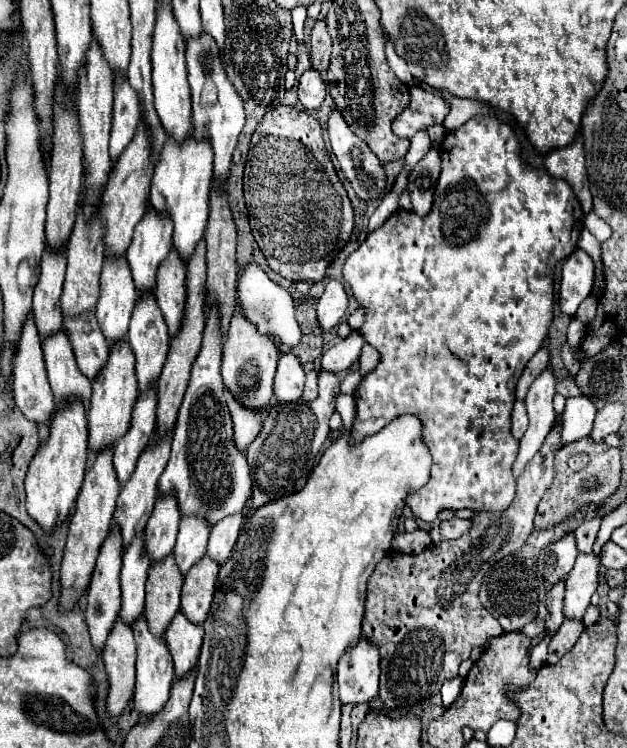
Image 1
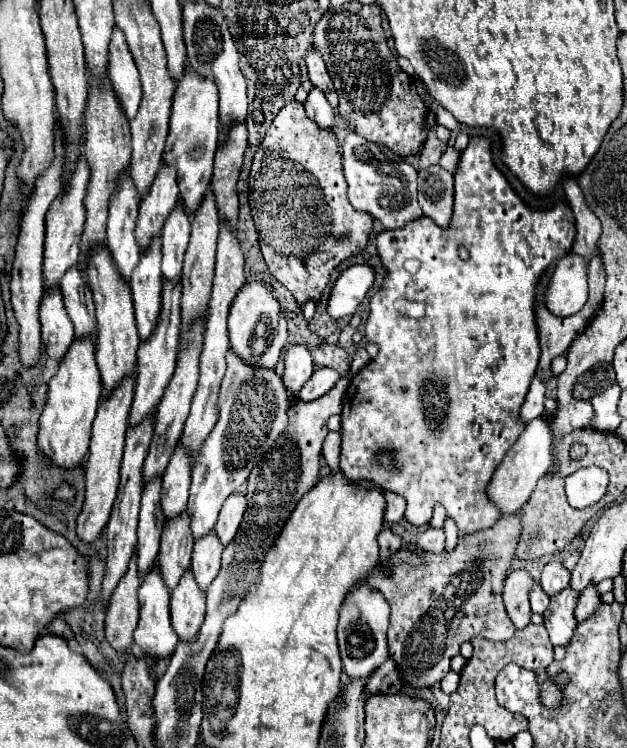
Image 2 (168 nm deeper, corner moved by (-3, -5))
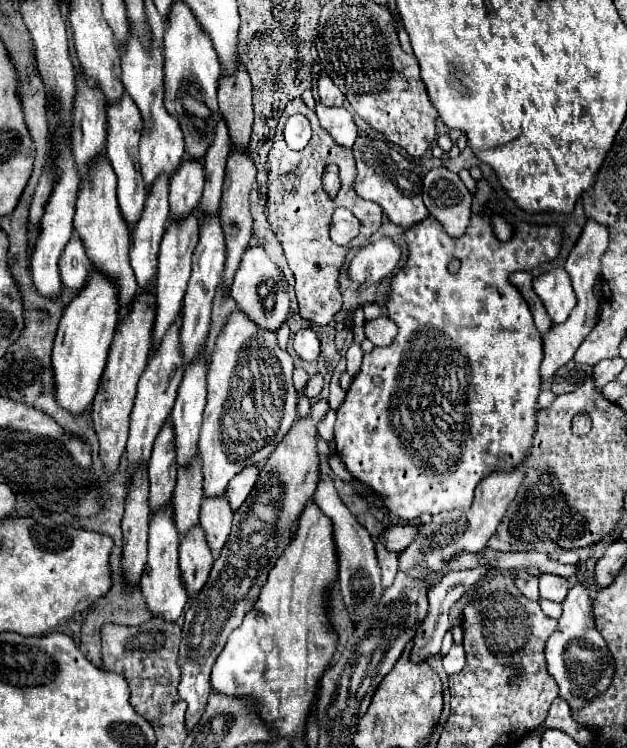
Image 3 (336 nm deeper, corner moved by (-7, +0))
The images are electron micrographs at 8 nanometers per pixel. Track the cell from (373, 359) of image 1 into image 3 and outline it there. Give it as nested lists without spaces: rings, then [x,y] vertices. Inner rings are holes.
[[[378,317],[374,321],[366,321],[364,325],[366,337],[376,345],[376,347],[384,347],[390,345],[392,339],[396,337],[396,325],[388,319],[388,317]]]

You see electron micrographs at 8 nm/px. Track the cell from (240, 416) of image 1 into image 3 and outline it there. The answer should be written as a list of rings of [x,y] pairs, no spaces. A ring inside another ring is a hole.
[[[240,311],[228,317],[226,327],[216,341],[216,351],[208,371],[208,403],[204,409],[204,423],[198,443],[204,475],[204,497],[224,497],[228,481],[250,465],[262,467],[274,447],[290,431],[292,423],[296,421],[296,391],[292,385],[292,369],[292,357],[278,347],[276,335],[270,331],[260,331],[260,327],[252,325],[248,317],[240,315]]]

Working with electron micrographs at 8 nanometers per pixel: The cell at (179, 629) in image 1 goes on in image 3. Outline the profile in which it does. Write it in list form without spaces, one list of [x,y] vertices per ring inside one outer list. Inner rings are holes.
[[[200,525],[192,535],[184,535],[180,539],[180,577],[188,597],[194,597],[202,591],[208,581],[214,557],[208,551],[208,543],[204,543],[204,531]]]

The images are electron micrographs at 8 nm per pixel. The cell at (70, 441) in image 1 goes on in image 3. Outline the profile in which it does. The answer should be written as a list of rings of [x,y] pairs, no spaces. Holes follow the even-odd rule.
[[[96,271],[88,279],[86,291],[80,291],[76,299],[64,307],[64,315],[58,325],[58,335],[52,349],[52,371],[54,371],[54,399],[60,407],[72,415],[82,415],[92,405],[98,391],[100,379],[106,369],[108,349],[118,327],[118,307],[116,293]]]

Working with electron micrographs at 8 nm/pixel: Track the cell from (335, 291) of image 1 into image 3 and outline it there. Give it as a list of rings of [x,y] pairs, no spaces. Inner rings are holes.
[[[378,239],[360,249],[350,261],[348,279],[354,283],[380,283],[400,261],[400,247],[392,239]]]

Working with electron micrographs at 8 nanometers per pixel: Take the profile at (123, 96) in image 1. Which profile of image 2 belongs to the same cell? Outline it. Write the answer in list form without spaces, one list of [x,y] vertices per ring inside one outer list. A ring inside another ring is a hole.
[[[114,24],[112,40],[108,46],[108,74],[112,76],[114,92],[126,112],[128,120],[132,120],[138,112],[138,104],[142,98],[142,86],[138,80],[138,68],[128,50],[124,32]]]

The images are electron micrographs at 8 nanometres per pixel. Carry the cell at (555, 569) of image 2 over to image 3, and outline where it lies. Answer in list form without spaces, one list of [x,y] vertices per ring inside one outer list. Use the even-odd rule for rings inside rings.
[[[542,573],[540,575],[540,597],[550,599],[556,603],[562,603],[566,593],[568,593],[568,581],[564,577],[552,575],[552,573]]]

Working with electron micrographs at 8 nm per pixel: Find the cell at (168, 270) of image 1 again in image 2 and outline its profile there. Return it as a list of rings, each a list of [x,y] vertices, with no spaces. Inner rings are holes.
[[[180,200],[176,202],[176,208],[172,210],[172,216],[168,216],[168,220],[164,222],[164,232],[162,232],[162,274],[164,278],[178,282],[180,272],[182,272],[182,260],[184,260],[184,252],[188,246],[188,238],[190,238],[190,216],[184,208],[184,204],[180,204]]]

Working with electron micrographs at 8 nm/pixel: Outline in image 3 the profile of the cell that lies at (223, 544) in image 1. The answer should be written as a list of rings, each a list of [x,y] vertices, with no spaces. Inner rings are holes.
[[[246,467],[244,471],[240,471],[240,475],[236,475],[236,479],[232,479],[232,483],[228,483],[226,499],[228,499],[234,513],[240,509],[240,505],[250,495],[256,479],[258,479],[258,469],[256,467]]]

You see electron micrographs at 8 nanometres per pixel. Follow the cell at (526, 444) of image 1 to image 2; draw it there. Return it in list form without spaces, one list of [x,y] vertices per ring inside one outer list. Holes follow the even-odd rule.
[[[538,416],[536,420],[526,424],[526,428],[520,434],[520,438],[516,440],[516,444],[506,452],[502,464],[496,468],[492,480],[486,488],[488,500],[492,500],[492,504],[496,504],[496,508],[500,508],[500,514],[518,512],[522,508],[522,504],[528,500],[528,496],[532,494],[540,476],[544,476],[544,472],[550,468],[550,464],[552,464],[552,458],[550,458],[548,420],[544,416]]]

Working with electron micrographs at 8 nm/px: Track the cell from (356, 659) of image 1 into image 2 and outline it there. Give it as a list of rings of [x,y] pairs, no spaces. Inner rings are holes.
[[[366,578],[360,580],[356,590],[352,590],[344,598],[344,604],[340,608],[338,642],[340,642],[342,664],[350,678],[362,678],[376,672],[376,668],[382,666],[384,660],[388,658],[388,642],[386,642],[388,616],[390,616],[388,602],[384,600],[384,596],[380,596],[380,592],[368,588]]]

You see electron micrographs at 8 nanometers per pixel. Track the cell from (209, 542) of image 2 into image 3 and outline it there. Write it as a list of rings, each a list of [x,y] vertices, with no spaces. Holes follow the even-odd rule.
[[[224,497],[202,501],[200,525],[206,533],[206,541],[214,559],[220,555],[230,535],[230,523],[232,523],[232,509],[228,507],[228,501]]]

